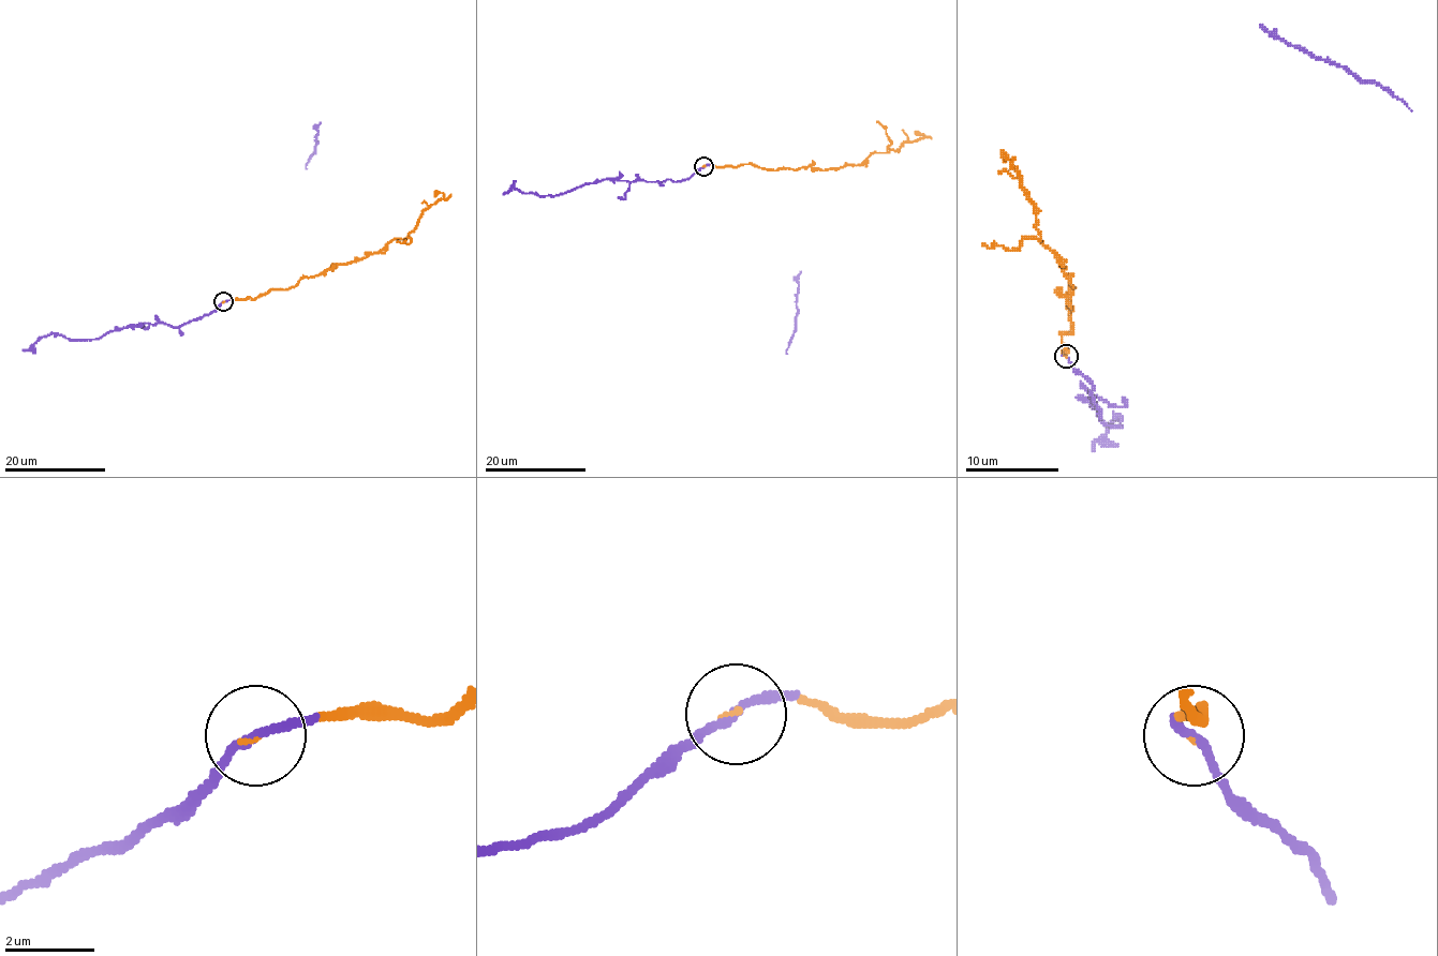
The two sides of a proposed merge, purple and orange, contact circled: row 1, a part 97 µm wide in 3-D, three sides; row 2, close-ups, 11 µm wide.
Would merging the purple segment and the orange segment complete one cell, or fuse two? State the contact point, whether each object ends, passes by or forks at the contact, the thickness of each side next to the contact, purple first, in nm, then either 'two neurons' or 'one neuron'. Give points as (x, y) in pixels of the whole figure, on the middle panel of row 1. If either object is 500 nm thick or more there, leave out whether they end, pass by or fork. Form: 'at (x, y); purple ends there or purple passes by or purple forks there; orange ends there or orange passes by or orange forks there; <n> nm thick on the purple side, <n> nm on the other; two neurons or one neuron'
at (703, 166); purple passes by; orange ends there; 190 nm thick on the purple side, 70 nm on the other; one neuron

